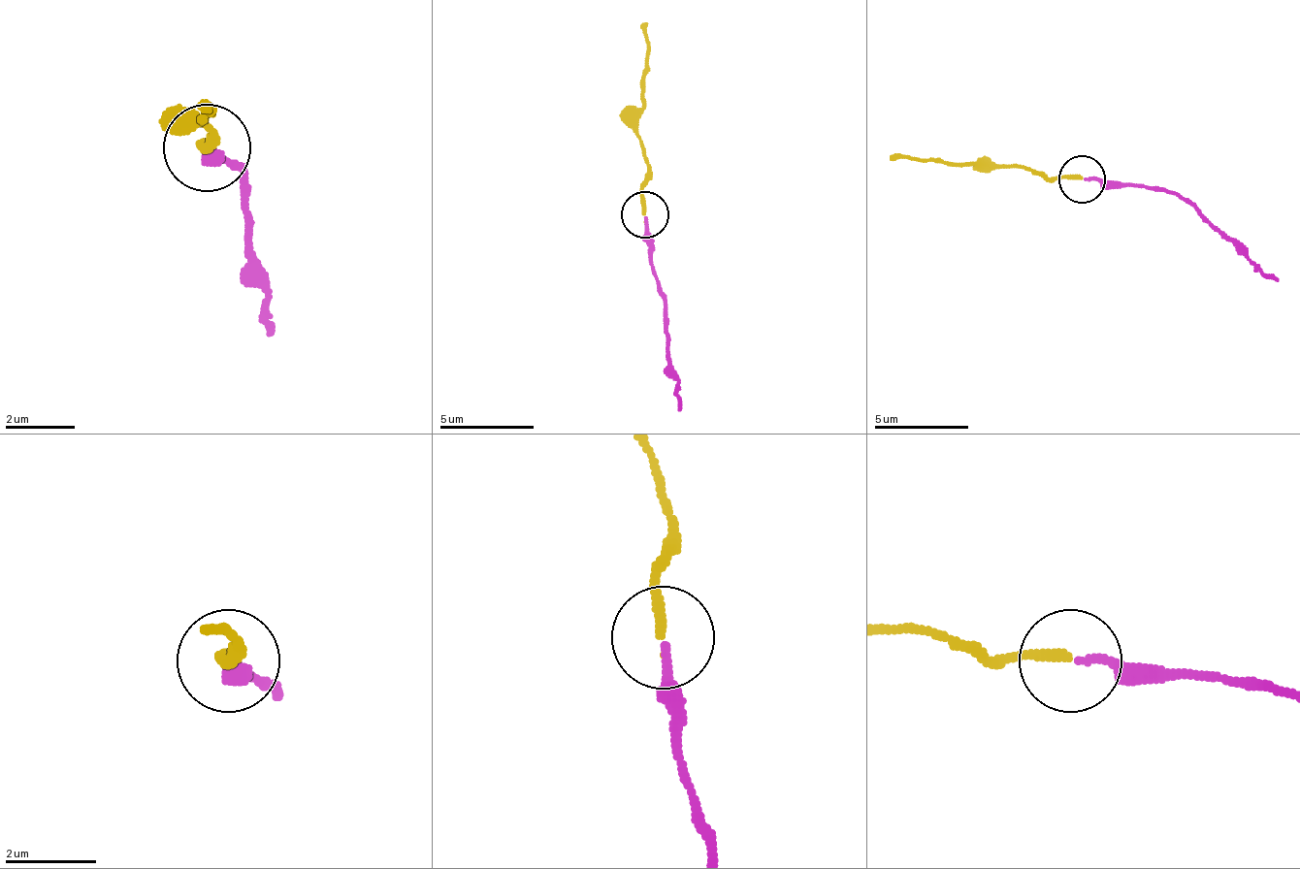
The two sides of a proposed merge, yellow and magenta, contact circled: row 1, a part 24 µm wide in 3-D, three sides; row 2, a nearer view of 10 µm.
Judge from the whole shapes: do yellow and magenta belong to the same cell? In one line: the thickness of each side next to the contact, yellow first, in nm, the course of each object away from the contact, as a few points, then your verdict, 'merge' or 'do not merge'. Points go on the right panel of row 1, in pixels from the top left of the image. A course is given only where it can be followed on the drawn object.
200 nm thick on the yellow side, 190 nm on the other; yellow runs (1083, 180), (1002, 166), (889, 161); magenta runs (1083, 180), (1183, 194), (1277, 279); do not merge

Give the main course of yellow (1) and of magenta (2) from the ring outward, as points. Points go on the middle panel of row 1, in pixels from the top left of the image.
1: (643, 215), (648, 159), (639, 135), (648, 21)
2: (643, 215), (681, 409)

